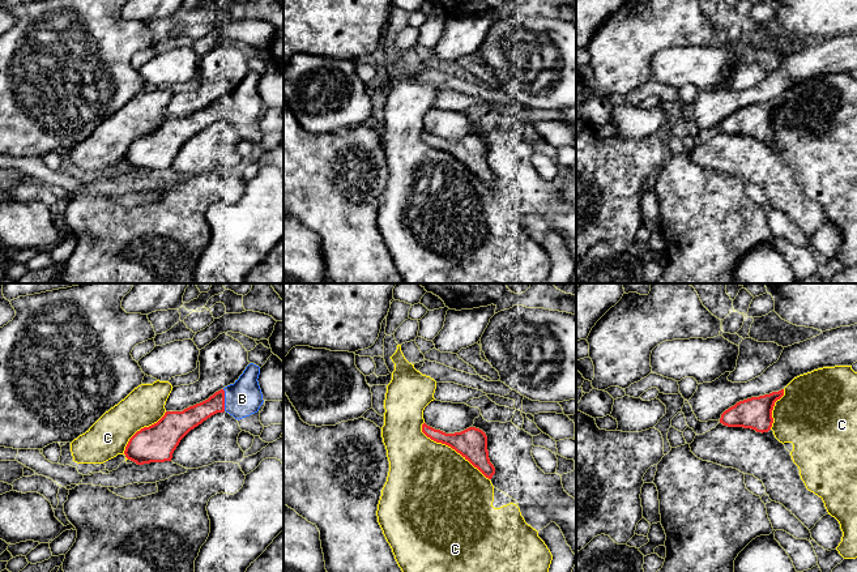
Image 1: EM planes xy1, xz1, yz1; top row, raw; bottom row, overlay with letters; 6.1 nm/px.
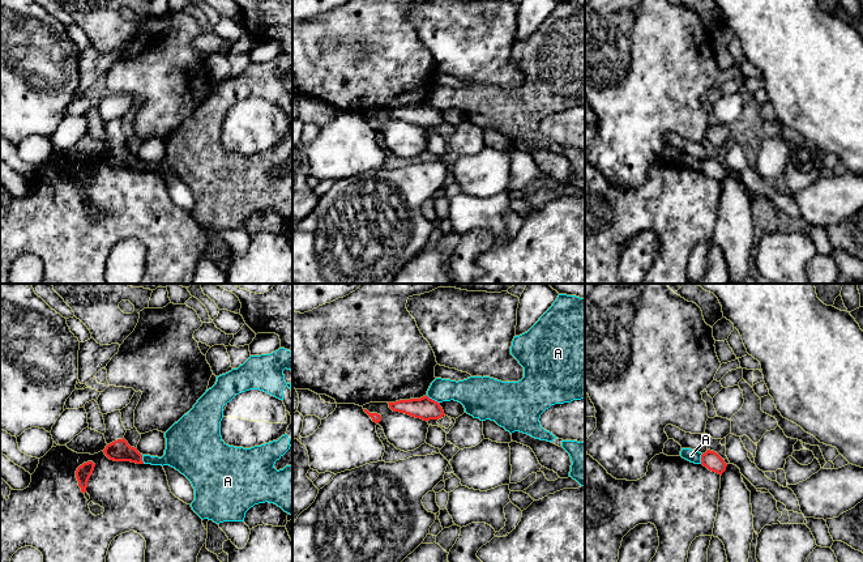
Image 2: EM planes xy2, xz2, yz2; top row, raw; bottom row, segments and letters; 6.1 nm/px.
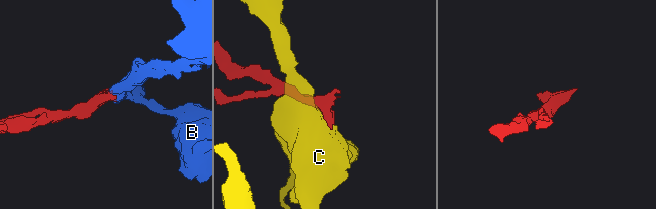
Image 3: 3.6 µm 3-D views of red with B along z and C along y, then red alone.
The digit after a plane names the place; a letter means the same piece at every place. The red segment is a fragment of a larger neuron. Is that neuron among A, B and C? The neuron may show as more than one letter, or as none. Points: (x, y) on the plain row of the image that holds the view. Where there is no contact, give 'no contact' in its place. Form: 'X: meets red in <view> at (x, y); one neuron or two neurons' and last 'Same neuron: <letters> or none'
A: meets red in xz2 at (434, 107); two neurons
B: meets red in xy1 at (224, 107); one neuron
C: meets red in xz1 at (452, 156); two neurons
Same neuron: B

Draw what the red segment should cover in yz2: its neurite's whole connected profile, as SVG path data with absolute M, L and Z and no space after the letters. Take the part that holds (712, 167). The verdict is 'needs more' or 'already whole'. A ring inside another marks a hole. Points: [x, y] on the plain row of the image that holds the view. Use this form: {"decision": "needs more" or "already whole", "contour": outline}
{"decision": "already whole", "contour": "M710 157L701 162L701 171L706 174L709 178L715 179L721 183L727 174L725 167L717 159Z"}

